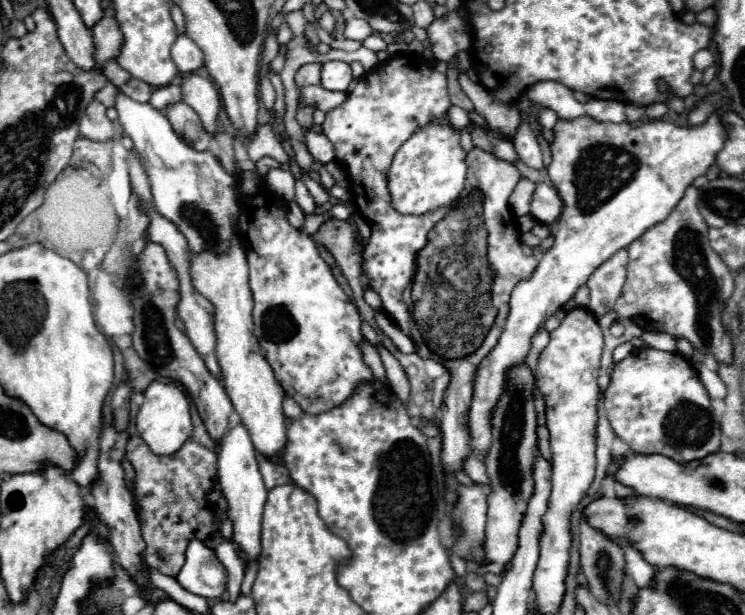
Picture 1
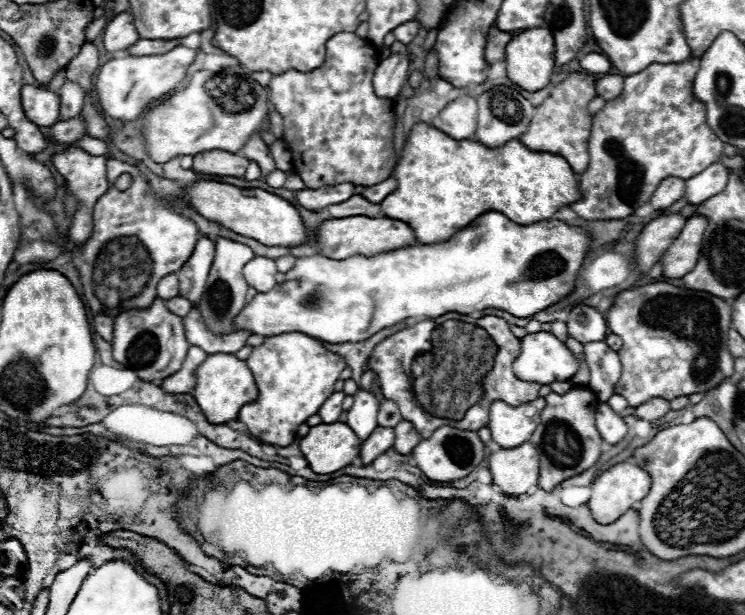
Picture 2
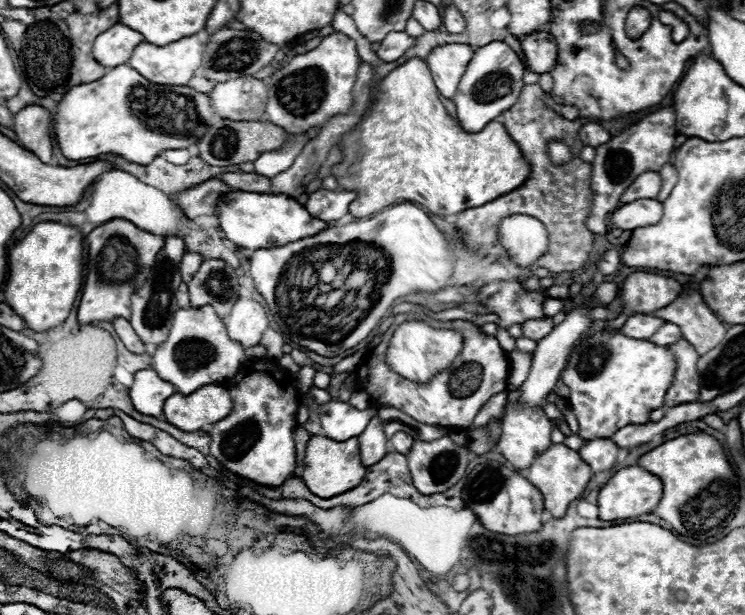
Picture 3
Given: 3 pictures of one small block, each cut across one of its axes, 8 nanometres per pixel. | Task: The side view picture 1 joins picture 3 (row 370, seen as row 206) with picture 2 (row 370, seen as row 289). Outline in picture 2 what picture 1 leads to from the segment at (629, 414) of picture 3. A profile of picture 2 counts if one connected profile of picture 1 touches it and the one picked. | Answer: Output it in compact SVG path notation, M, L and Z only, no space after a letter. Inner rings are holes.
M534 332L522 338L522 348L514 360L514 372L518 378L552 384L570 380L578 372L578 360L550 332Z

